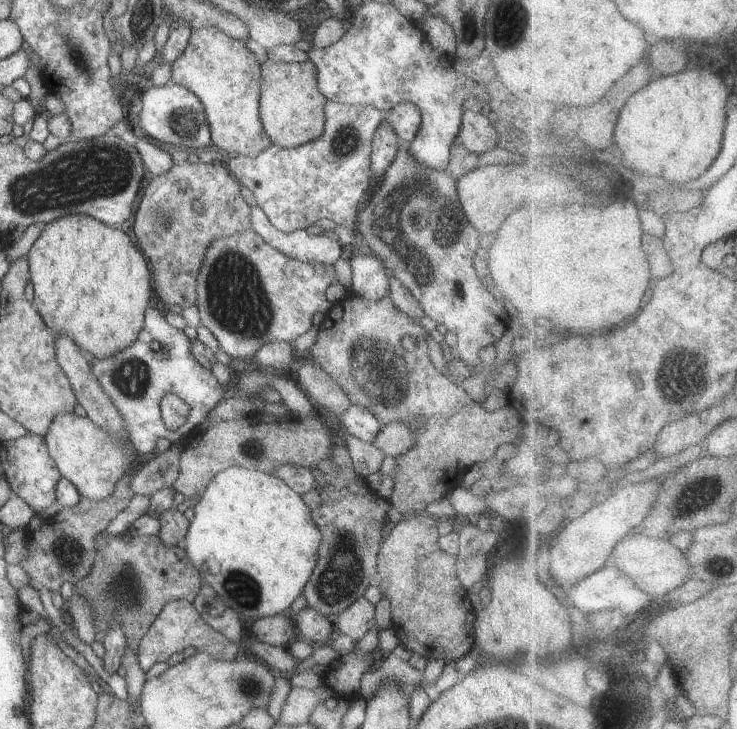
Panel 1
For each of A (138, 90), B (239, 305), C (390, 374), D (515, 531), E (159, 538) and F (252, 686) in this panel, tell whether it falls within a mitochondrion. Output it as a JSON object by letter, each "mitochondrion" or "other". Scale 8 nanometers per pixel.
{"A":"other","B":"mitochondrion","C":"mitochondrion","D":"other","E":"other","F":"mitochondrion"}

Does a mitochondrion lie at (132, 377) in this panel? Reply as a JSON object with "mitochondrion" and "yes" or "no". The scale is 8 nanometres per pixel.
{"mitochondrion":"yes"}

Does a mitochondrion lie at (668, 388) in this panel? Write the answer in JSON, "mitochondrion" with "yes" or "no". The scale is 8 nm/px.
{"mitochondrion":"yes"}

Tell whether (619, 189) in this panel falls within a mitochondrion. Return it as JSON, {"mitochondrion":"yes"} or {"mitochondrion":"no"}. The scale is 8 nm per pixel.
{"mitochondrion":"no"}

